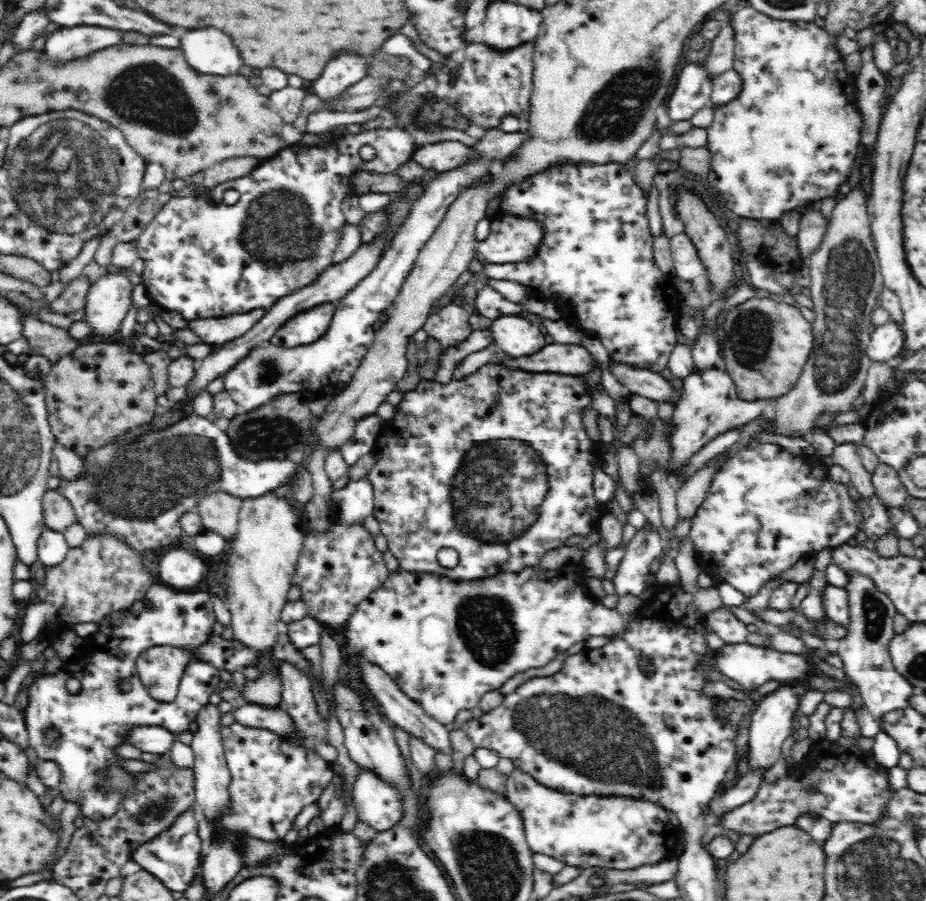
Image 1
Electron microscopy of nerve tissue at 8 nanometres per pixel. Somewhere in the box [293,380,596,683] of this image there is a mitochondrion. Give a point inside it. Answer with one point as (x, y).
(498, 484)

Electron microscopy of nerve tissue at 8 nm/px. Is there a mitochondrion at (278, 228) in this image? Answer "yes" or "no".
yes

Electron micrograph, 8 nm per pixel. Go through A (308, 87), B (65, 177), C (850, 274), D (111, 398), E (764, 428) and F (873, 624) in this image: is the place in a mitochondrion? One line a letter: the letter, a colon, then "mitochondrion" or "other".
A: other
B: mitochondrion
C: mitochondrion
D: other
E: other
F: mitochondrion

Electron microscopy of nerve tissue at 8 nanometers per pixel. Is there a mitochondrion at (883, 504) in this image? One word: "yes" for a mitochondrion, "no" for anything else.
no

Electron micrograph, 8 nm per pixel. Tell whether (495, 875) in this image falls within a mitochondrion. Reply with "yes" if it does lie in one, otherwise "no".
yes

